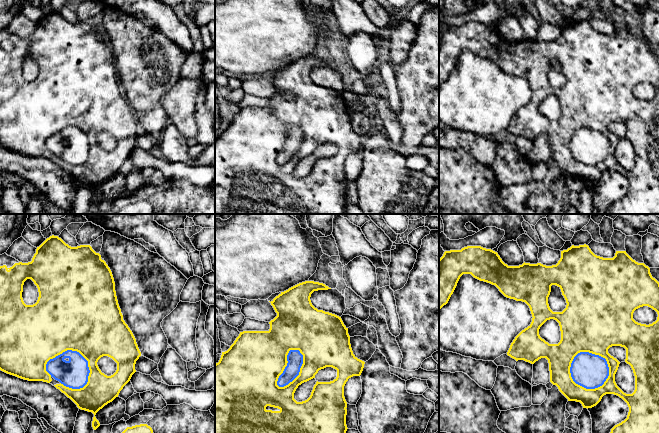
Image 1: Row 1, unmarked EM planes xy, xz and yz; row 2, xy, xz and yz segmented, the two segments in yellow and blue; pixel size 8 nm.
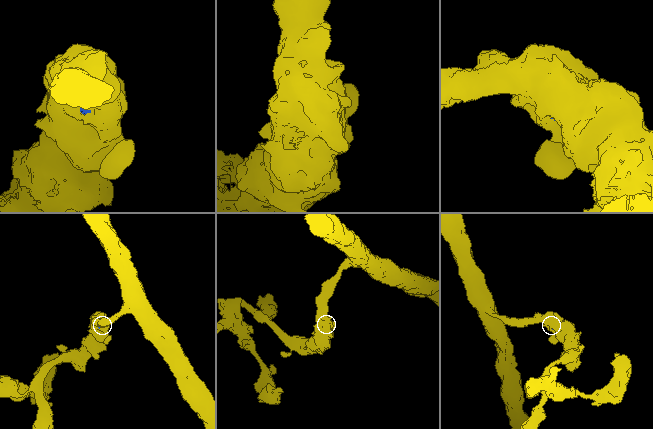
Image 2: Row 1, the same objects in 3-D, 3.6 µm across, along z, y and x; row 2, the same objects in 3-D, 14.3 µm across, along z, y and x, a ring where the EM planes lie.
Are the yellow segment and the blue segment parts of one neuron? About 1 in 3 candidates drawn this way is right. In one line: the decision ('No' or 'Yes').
No

